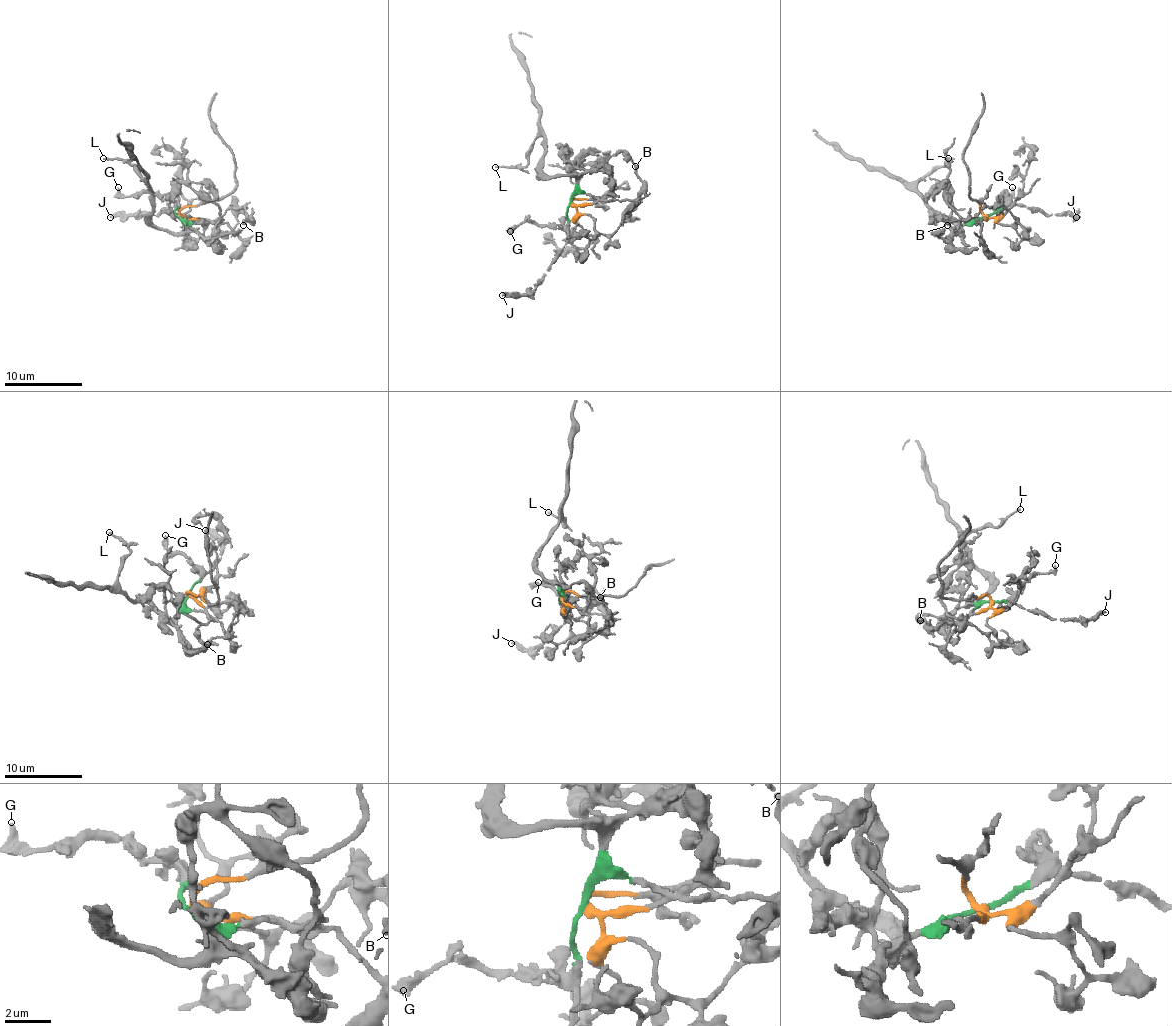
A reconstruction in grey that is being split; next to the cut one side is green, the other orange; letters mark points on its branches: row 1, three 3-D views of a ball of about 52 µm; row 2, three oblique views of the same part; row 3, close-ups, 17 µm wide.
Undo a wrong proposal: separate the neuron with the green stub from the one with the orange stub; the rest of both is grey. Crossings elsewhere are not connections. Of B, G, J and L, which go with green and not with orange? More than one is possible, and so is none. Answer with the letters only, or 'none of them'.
G, J, L

